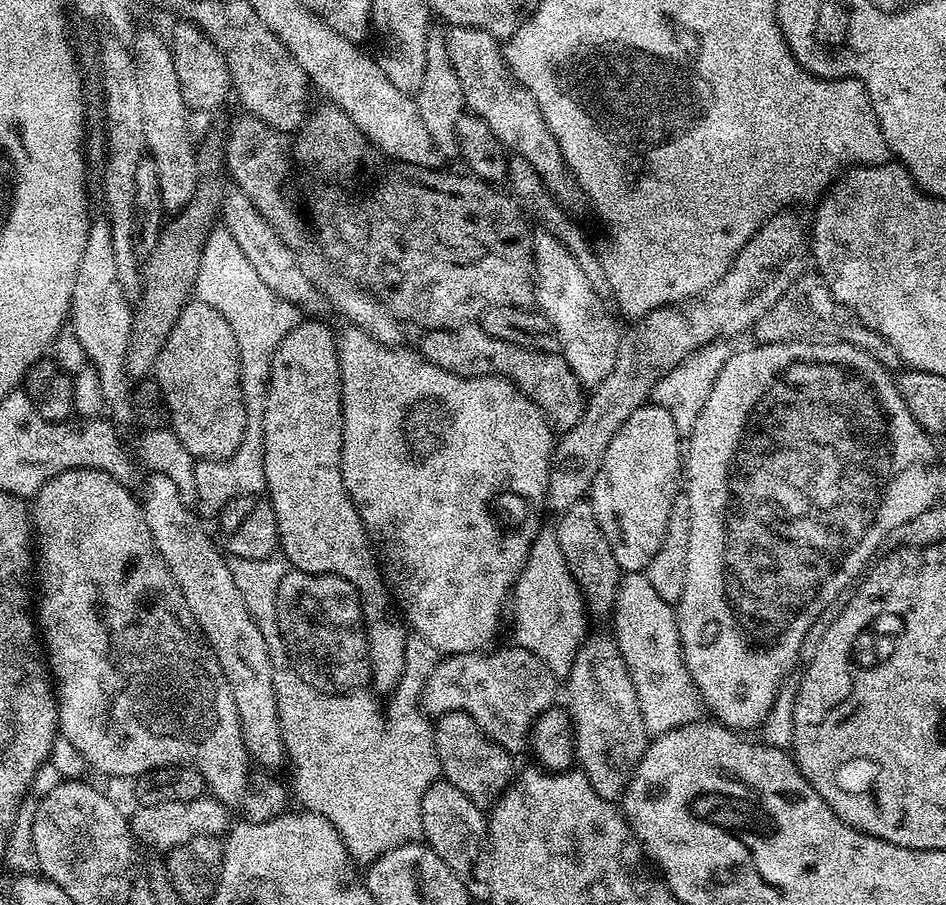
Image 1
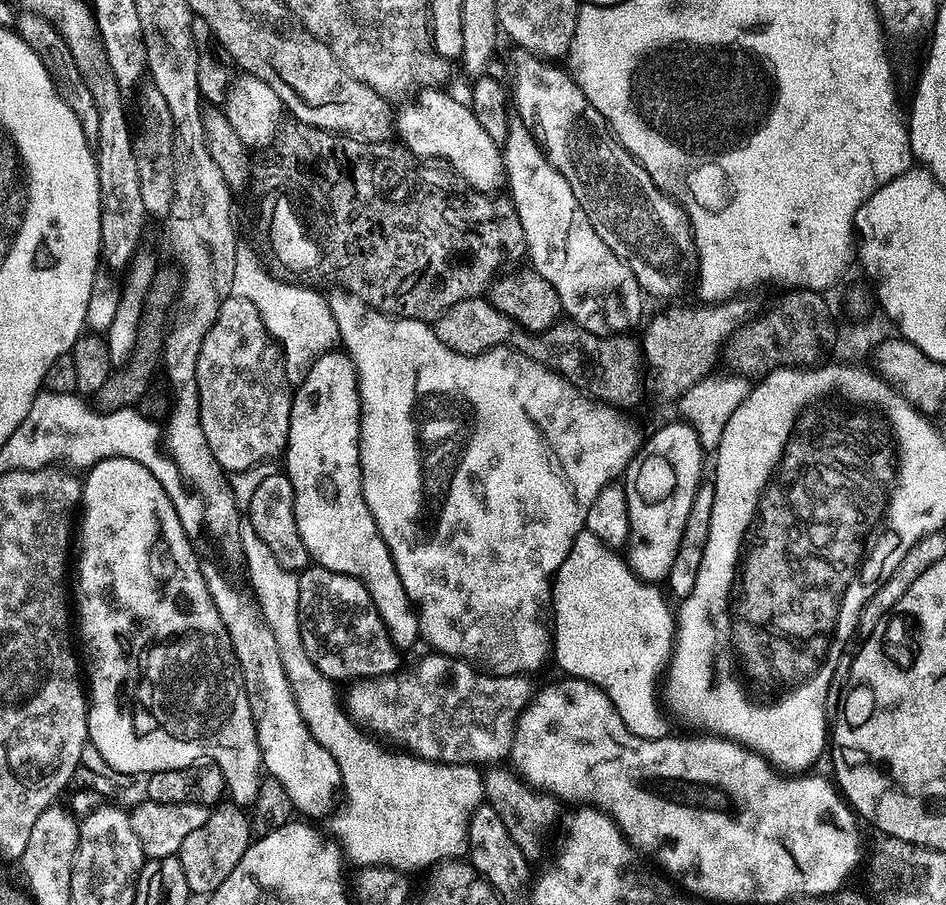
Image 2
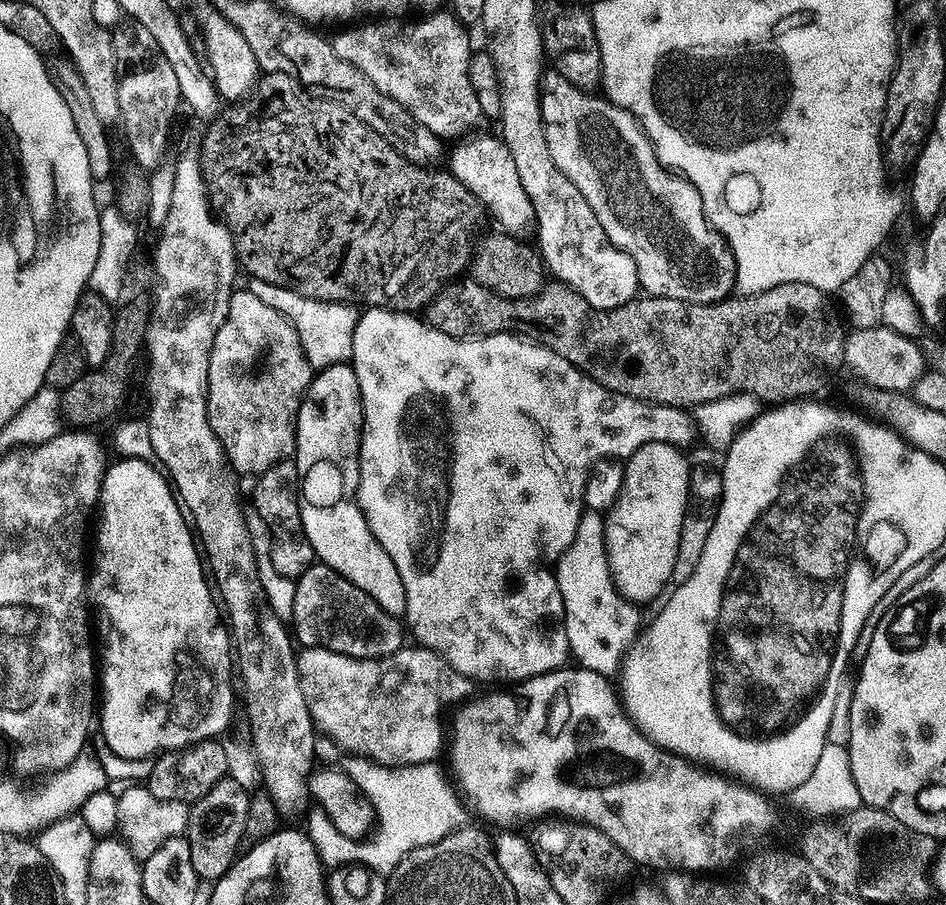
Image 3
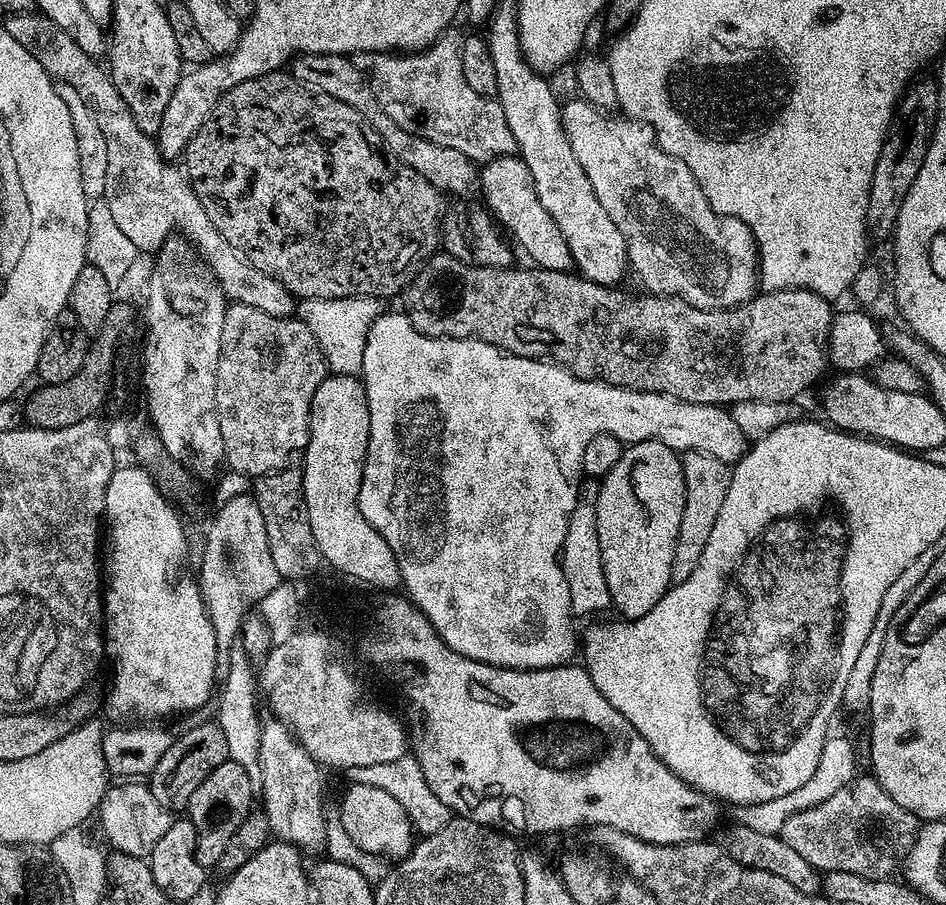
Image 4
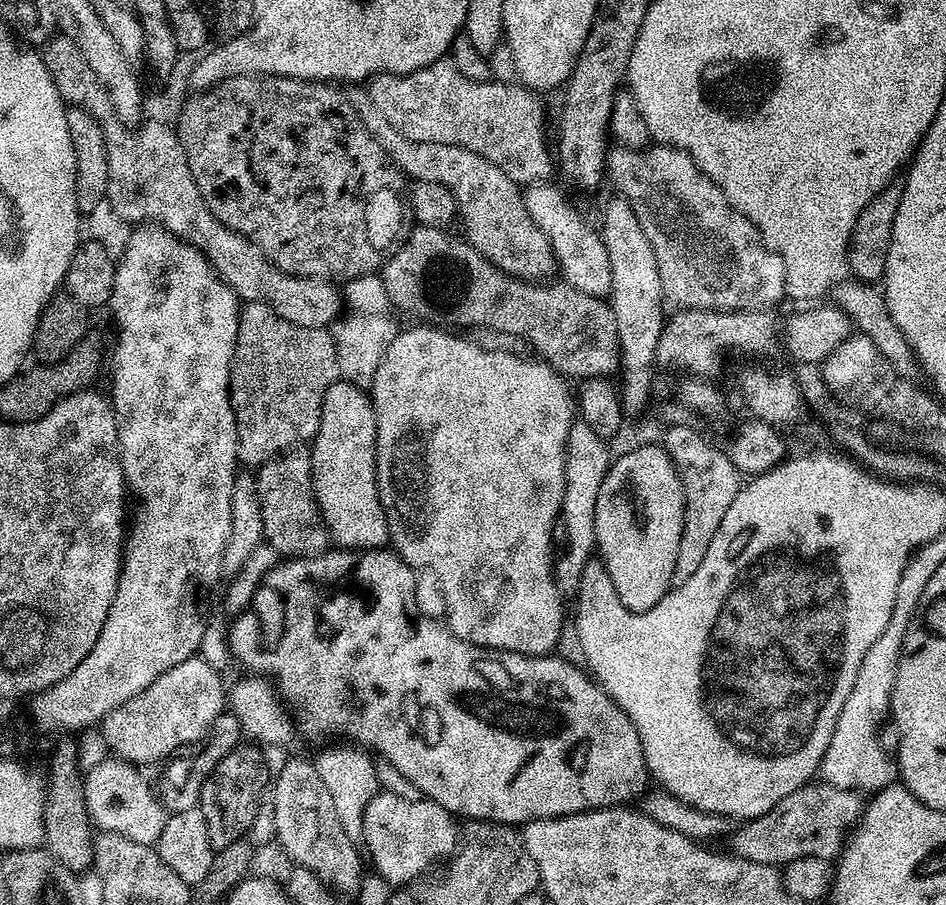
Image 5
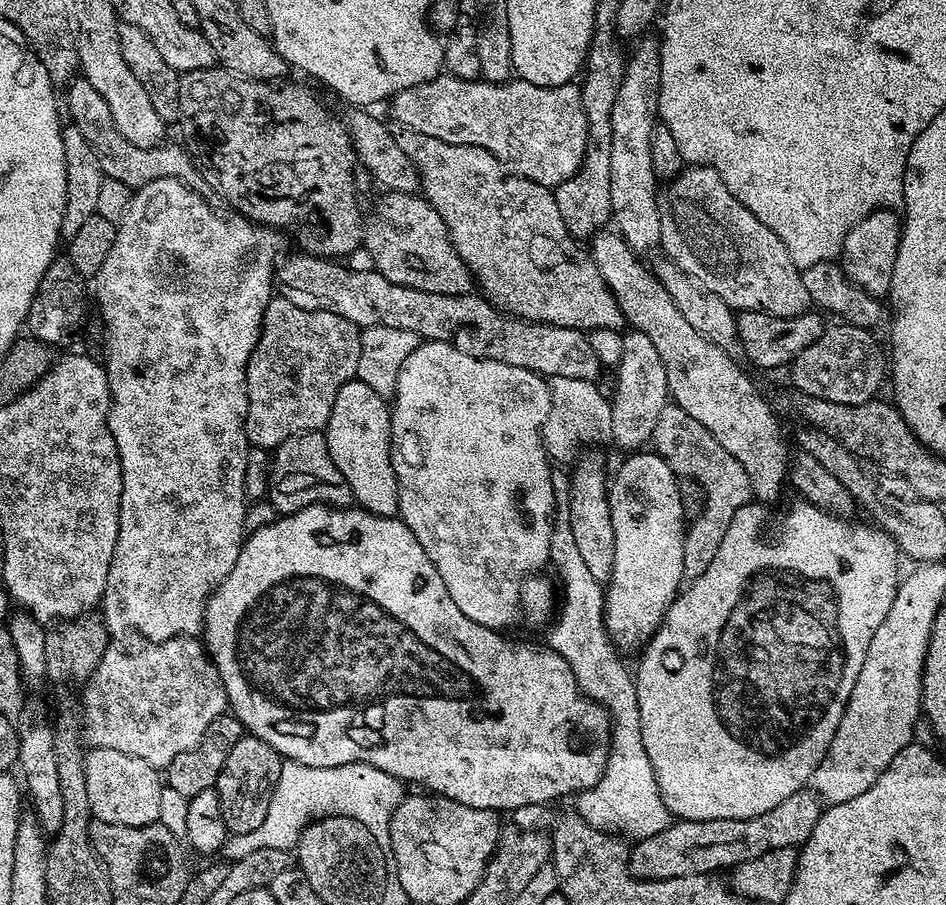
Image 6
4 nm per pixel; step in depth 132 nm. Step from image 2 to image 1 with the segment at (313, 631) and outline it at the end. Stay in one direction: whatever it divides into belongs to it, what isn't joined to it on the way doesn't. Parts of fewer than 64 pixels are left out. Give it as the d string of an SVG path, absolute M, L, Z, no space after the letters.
M292 570L282 581L279 624L294 672L305 682L325 690L360 690L372 679L368 657L365 609L360 608L357 585L342 576Z

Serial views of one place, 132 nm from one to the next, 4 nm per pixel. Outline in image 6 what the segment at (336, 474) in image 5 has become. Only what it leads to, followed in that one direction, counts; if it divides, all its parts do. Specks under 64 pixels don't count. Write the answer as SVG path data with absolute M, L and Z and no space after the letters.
M354 379L346 382L342 390L338 390L338 398L334 398L334 410L330 410L330 418L326 425L328 449L334 466L350 486L355 503L376 516L396 516L398 512L398 482L394 478L392 465L391 421L389 401L383 396L374 394L374 390L366 386L366 382Z

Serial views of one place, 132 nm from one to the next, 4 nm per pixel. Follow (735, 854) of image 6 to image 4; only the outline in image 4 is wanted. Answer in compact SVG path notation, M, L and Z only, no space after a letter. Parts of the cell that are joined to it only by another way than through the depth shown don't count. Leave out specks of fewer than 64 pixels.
M857 775L848 784L842 787L830 798L826 798L820 805L804 809L800 813L788 818L782 826L779 837L784 840L786 846L797 851L805 859L812 870L821 873L834 870L846 870L846 874L862 874L862 878L882 880L893 875L898 865L916 840L916 833L922 827L921 821L913 814L907 812L871 775Z

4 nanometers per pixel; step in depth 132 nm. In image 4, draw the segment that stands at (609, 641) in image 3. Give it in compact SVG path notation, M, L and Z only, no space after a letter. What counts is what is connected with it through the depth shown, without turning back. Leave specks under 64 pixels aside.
M592 478L585 479L580 489L581 501L574 506L570 514L570 522L566 526L560 569L566 574L566 586L570 586L570 602L576 610L604 607L607 609L612 602L606 586L606 574L602 566L600 543L596 533L596 506L593 502L598 498L599 493L599 483Z

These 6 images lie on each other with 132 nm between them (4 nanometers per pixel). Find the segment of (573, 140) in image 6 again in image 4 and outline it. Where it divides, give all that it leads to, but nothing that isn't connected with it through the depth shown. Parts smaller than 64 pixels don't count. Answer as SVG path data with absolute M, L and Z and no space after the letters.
M449 30L430 47L411 54L354 52L351 53L350 59L354 66L358 66L358 70L367 76L368 85L374 90L378 106L387 116L394 118L394 122L398 122L402 130L435 144L450 146L450 150L466 154L473 162L487 162L496 159L497 156L513 155L516 152L516 142L499 99L477 94L466 83L466 78L462 78L461 37L455 36L454 33L455 31Z

